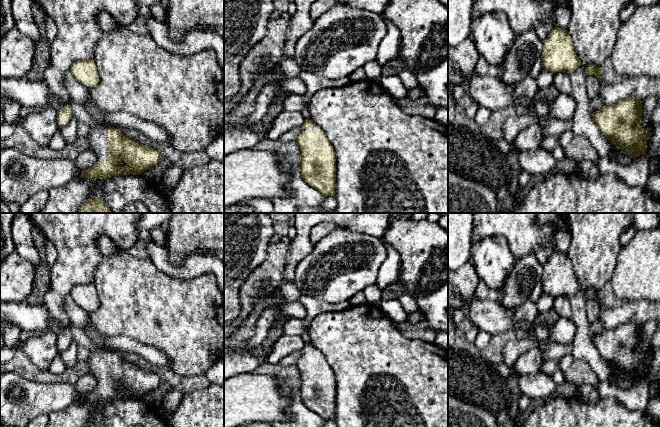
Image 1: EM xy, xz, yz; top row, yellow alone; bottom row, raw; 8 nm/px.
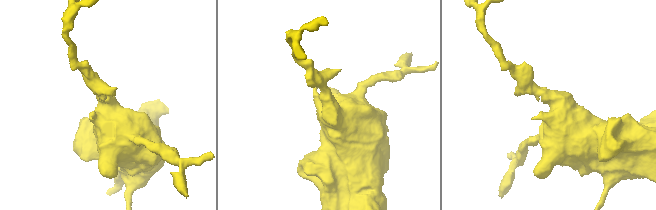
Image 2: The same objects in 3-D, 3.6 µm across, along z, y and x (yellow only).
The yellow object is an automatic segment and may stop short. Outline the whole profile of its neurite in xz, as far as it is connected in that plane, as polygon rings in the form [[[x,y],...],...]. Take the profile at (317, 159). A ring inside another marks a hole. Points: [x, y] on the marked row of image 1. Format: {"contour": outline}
{"contour": [[[311,119],[305,120],[300,128],[301,132],[296,142],[301,151],[301,177],[306,183],[321,192],[325,197],[335,196],[336,156],[334,148],[325,133]]]}

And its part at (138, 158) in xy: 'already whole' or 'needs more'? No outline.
needs more

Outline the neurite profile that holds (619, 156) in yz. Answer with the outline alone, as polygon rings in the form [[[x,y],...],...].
[[[612,145],[608,157],[612,161],[619,163],[621,165],[629,165],[633,161],[633,158],[627,152],[618,149],[615,145]]]

